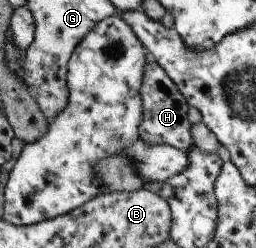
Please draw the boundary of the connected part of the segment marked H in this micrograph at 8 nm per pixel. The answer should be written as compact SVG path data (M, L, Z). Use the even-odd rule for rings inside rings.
M151 59L144 72L141 89L144 117L140 123L139 138L148 141L149 145L167 144L187 153L193 145L192 125L188 121L188 103L156 61Z

